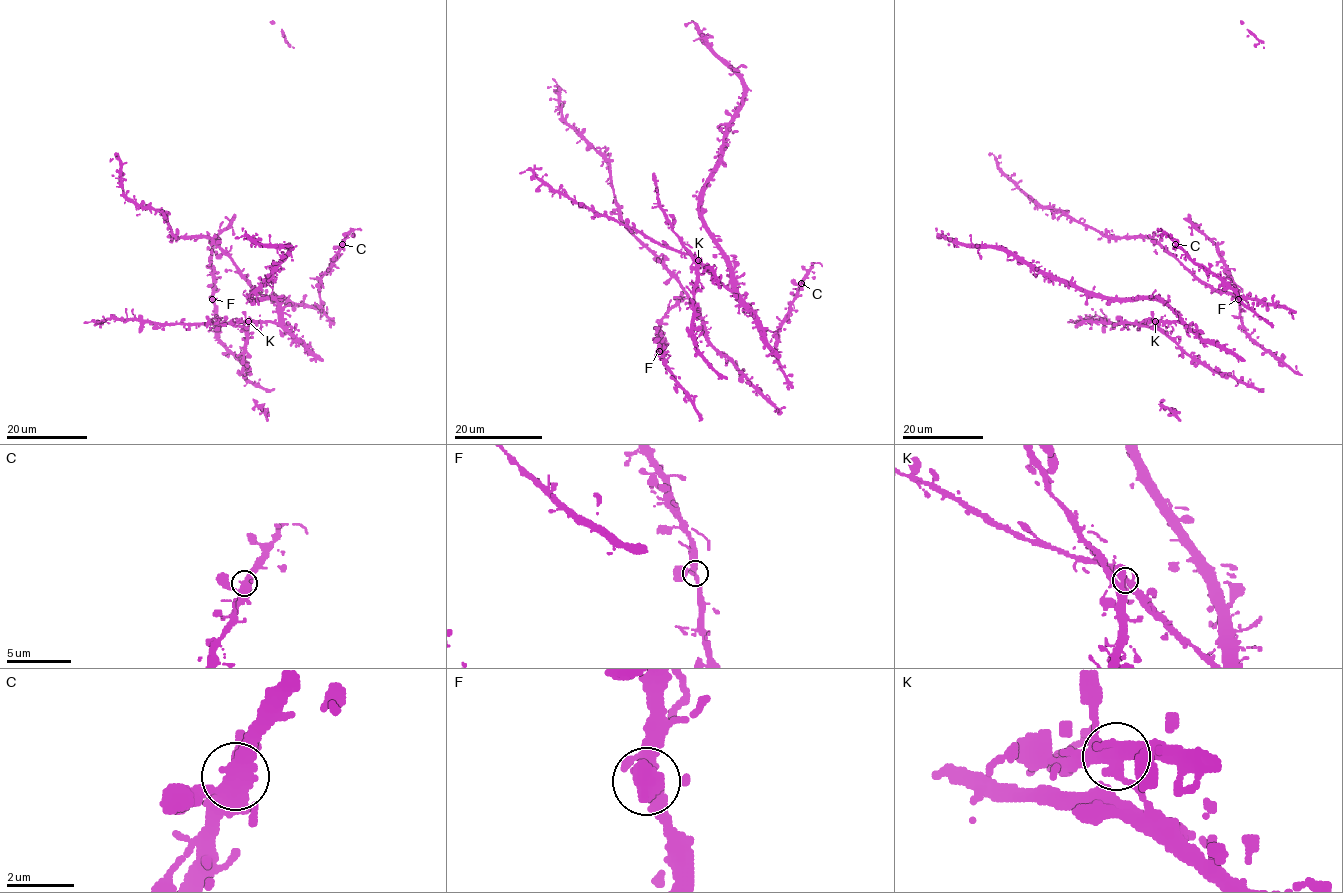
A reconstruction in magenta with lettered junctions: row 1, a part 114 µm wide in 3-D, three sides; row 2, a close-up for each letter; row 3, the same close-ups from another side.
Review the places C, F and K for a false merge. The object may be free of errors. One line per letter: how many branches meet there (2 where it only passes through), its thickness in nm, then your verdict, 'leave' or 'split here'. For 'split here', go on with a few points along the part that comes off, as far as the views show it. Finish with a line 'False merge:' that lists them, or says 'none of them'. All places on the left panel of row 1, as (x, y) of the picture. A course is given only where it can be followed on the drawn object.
C: branches 4; calibre 360 nm; leave
F: branches 4; calibre 360 nm; leave
K: branches 4; calibre 380 nm; leave
False merge: none of them

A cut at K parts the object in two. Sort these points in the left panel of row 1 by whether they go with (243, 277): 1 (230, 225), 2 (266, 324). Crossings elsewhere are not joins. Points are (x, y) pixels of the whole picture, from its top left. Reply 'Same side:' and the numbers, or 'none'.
Same side: 1

